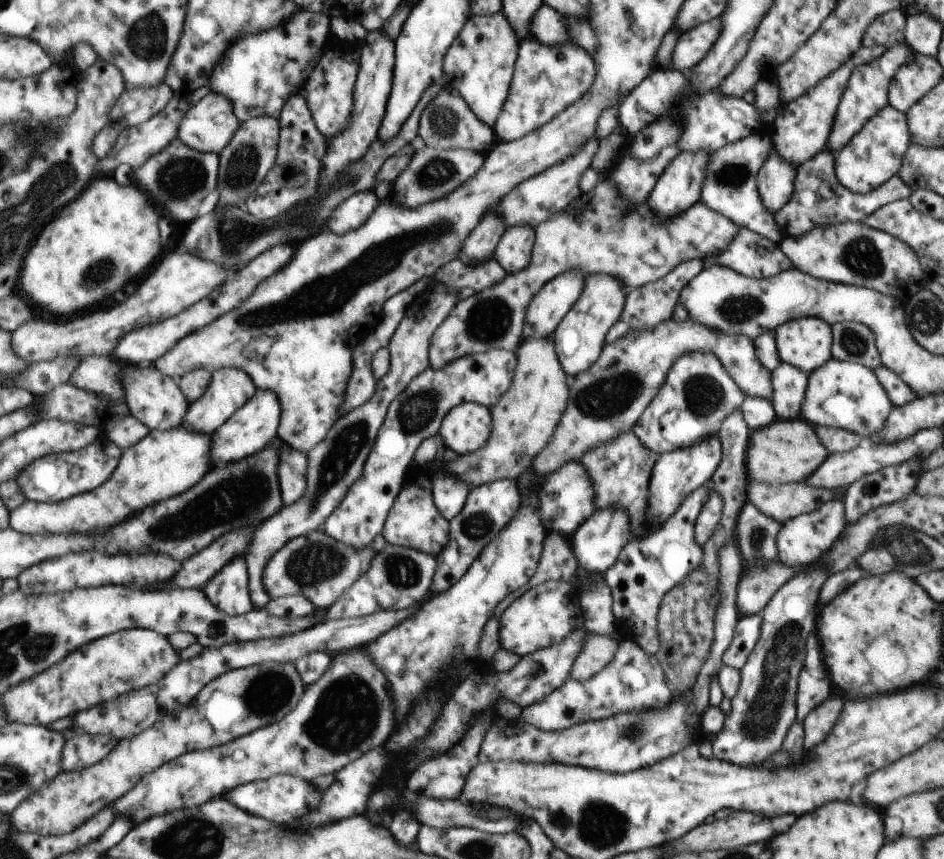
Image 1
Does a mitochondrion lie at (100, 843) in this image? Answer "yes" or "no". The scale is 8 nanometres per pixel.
no

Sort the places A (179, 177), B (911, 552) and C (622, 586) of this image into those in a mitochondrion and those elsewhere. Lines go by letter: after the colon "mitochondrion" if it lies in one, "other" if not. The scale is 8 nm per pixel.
A: mitochondrion
B: mitochondrion
C: other

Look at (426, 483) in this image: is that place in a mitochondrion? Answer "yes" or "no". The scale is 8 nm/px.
no

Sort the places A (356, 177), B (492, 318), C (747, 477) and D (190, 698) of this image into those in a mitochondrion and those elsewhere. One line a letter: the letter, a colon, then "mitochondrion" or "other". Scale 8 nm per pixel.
A: mitochondrion
B: mitochondrion
C: other
D: other

